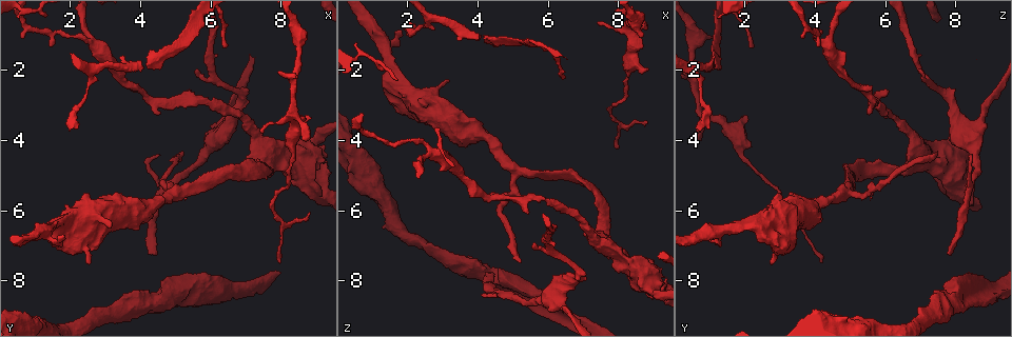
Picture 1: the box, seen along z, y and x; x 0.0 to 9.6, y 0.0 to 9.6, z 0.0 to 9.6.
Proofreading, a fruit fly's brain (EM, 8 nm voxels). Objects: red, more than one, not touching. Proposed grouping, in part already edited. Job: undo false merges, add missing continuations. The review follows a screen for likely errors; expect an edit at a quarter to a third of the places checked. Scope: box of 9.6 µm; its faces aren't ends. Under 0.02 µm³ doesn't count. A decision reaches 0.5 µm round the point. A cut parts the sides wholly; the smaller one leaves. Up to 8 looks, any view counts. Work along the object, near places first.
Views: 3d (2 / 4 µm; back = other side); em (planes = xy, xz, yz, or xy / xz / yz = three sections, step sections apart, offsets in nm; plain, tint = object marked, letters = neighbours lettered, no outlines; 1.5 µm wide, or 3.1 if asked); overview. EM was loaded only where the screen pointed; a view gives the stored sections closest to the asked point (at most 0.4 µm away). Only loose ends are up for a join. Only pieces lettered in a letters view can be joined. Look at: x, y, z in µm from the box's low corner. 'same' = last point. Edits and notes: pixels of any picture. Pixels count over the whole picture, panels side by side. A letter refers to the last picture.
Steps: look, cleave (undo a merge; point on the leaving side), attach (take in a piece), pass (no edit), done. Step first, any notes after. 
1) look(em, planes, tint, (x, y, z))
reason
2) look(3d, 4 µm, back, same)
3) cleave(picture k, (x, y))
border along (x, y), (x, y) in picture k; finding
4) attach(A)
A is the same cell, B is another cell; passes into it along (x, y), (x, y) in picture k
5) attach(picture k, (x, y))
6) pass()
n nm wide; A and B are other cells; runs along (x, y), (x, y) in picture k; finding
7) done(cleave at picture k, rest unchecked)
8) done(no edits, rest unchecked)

look(3d, 4 µm, (1.90, 3.75, 0.80))
branch stops here

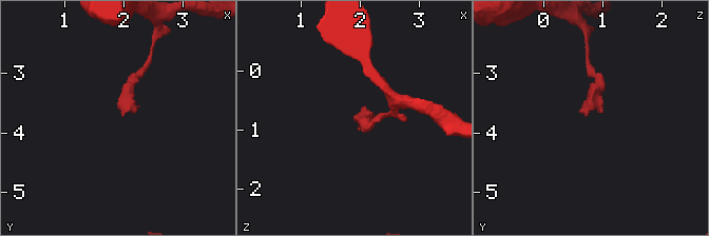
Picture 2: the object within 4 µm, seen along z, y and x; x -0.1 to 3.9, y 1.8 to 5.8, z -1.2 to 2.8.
look(em, planes, plain, (1.95, 3.75, 0.75))
need the tissue

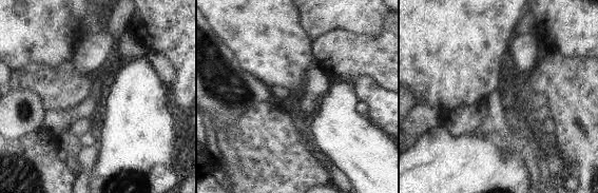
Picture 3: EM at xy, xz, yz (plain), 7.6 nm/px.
look(em, planes, letters, same)

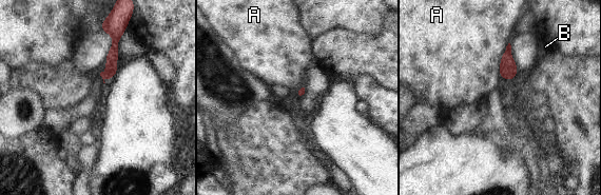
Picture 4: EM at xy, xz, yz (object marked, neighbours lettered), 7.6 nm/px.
pass()
A touches over 280 nm; A and B are other cells; border along (508, 42), (500, 63), (500, 77) in picture 4; no lettered piece goes on from it

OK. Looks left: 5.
look(em, xz, step 8, letters, (8.90, 3.35, 1.95))
branch stops here

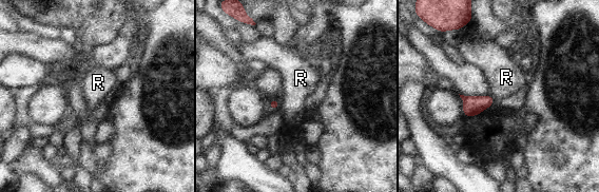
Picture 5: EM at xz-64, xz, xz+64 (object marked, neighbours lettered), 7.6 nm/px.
look(em, planes, letters, same)

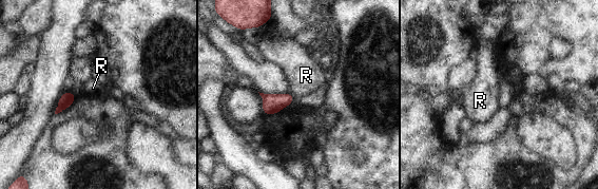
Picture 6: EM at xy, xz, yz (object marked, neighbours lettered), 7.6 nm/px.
pass()
R touches over 110 nm; R is another cell; no lettered piece goes on from it

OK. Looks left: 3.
look(3d, 2 µm, (8.85, 6.10, 3.50))
thin end

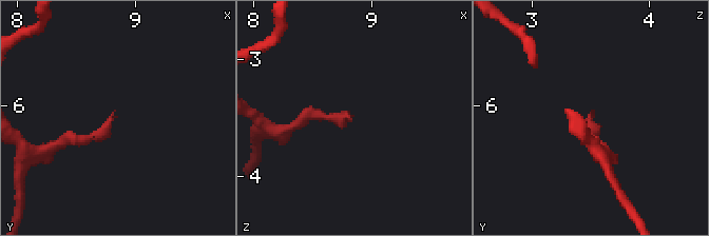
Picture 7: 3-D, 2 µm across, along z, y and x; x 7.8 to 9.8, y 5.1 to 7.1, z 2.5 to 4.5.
look(em, yz, step 4, letters, (8.80, 6.06, 3.52))

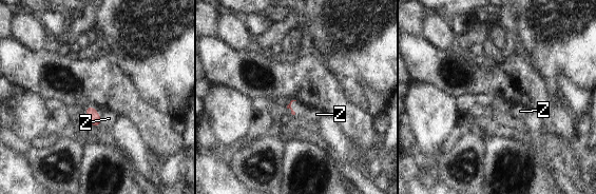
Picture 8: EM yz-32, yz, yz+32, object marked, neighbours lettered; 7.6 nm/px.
look(em, planes, letters, same)
another direction

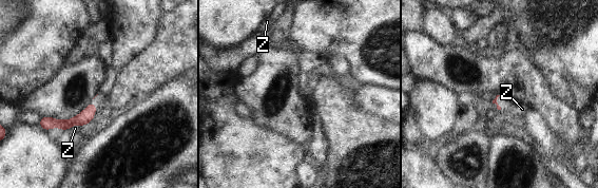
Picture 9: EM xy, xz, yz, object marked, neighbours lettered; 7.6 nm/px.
pass()
Z touches over 110 nm; Z is another cell; no lettered piece goes on from it

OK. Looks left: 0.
done(no edits, rest unchecked)

